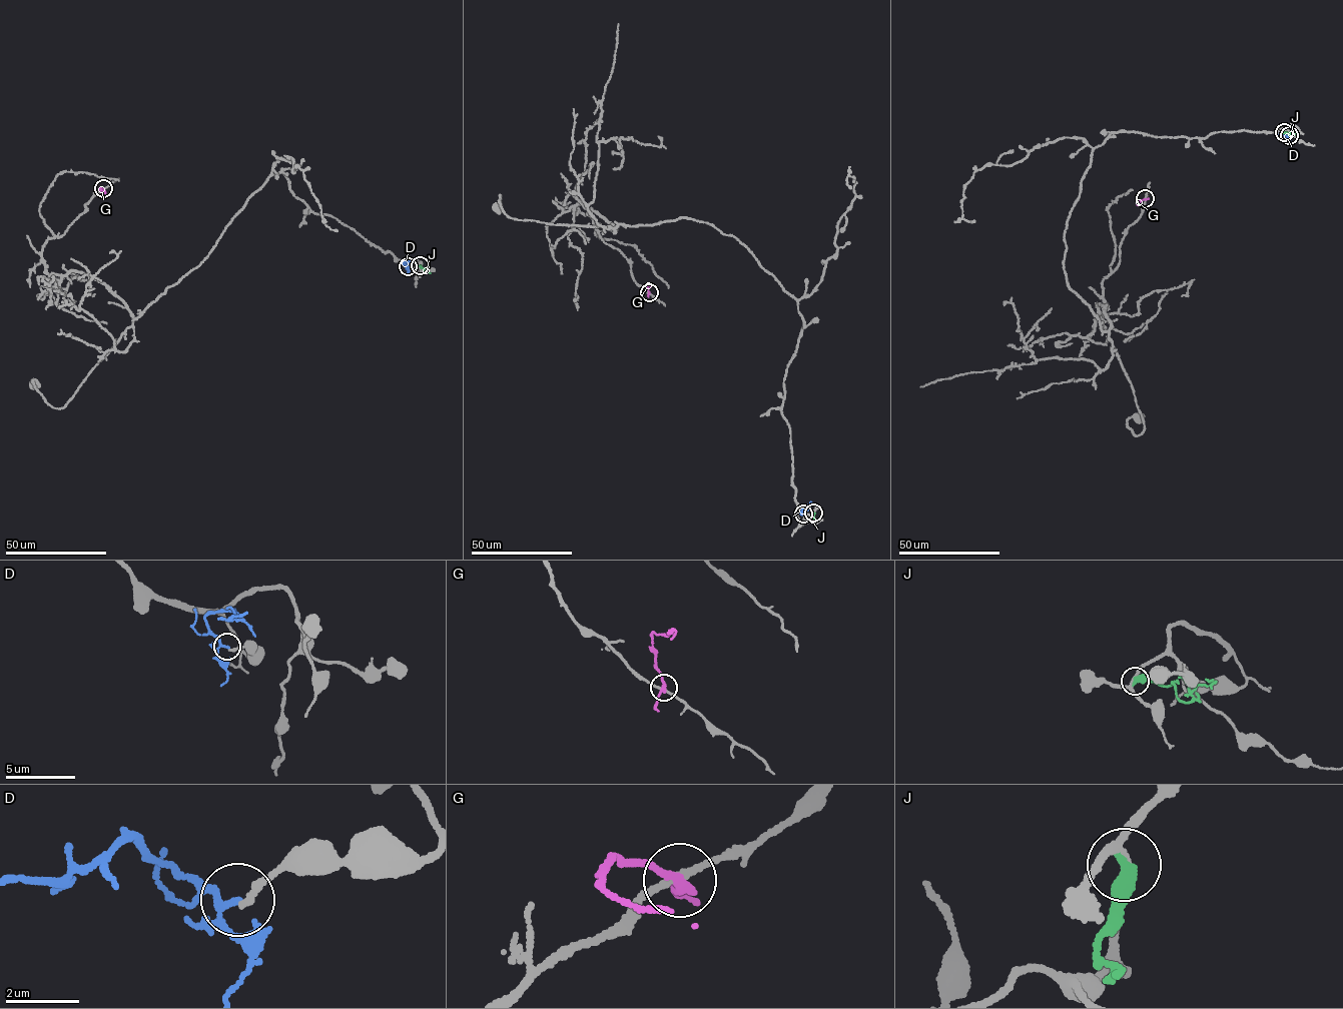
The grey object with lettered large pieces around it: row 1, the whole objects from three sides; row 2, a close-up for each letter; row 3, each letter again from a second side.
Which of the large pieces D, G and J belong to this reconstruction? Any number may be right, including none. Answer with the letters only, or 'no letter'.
no letter

